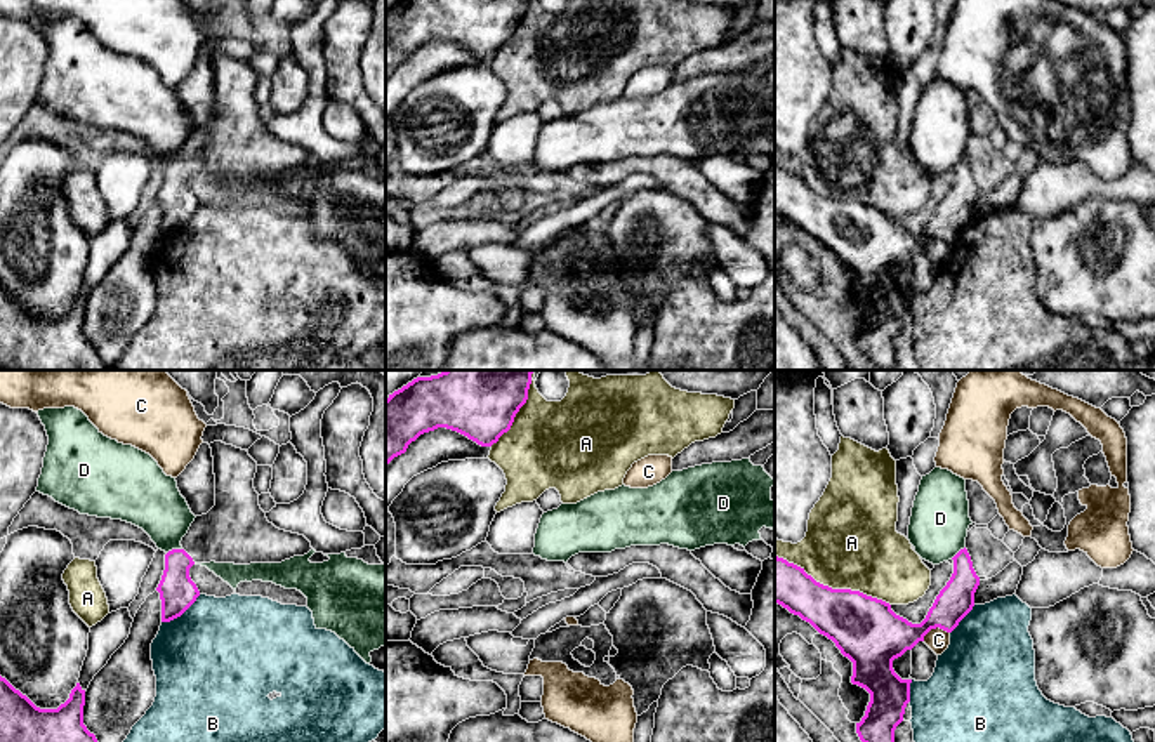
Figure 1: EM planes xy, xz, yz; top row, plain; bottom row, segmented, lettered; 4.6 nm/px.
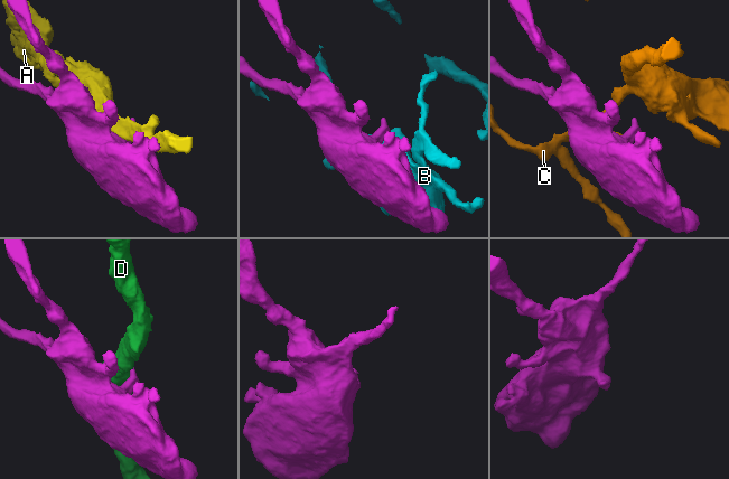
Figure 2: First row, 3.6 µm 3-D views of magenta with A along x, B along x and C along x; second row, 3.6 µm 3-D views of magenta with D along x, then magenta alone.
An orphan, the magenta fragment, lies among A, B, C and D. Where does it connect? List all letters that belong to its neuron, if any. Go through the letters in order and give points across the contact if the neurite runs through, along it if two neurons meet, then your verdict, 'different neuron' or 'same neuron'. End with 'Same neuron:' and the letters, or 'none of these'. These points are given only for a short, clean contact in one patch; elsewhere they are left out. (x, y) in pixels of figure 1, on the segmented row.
A: different neuron
B: different neuron
C: different neuron
D: border along xy (181, 548), (172, 548), (167, 553); different neuron
Same neuron: none of these

